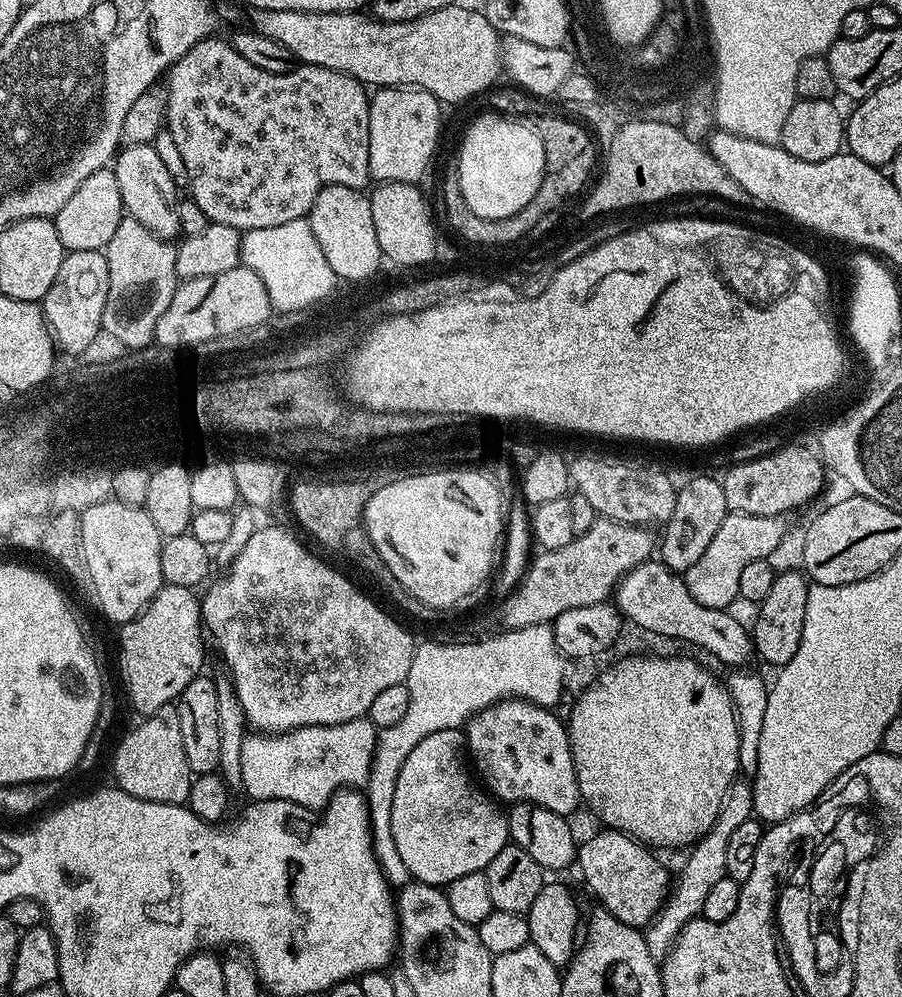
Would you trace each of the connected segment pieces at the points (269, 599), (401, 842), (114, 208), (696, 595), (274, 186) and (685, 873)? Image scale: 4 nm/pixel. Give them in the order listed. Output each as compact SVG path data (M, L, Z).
M257 527L242 552L232 560L231 564L227 565L225 572L228 572L225 576L218 577L216 581L213 579L207 585L208 593L203 593L200 602L200 618L210 637L211 647L212 644L216 647L217 654L224 659L224 664L228 667L226 675L232 680L247 723L257 733L279 734L306 726L332 726L350 722L359 716L367 716L370 702L374 702L374 697L380 691L407 681L410 674L410 662L414 658L416 649L411 634L390 613L383 612L366 593L359 592L342 573L335 572L326 561L319 560L312 552L307 552L286 529Z
M451 728L426 734L402 762L390 805L390 831L409 877L421 884L446 886L454 878L488 869L498 850L510 843L508 818L499 807L470 771L463 731Z
M105 166L94 170L94 174L90 174L90 178L86 178L86 182L82 182L82 186L70 194L70 199L62 205L62 210L56 212L54 219L62 246L67 251L77 252L103 250L125 215L122 193L118 191L118 178L111 167Z
M729 511L722 526L718 526L718 534L714 534L710 546L706 546L702 558L698 558L698 562L694 562L694 566L683 573L694 602L702 602L702 606L711 608L731 609L731 604L737 603L740 595L738 581L742 569L749 562L767 560L773 555L771 552L784 540L784 523L786 520L783 516L759 516Z
M209 38L190 46L190 50L186 50L186 54L182 54L182 58L172 64L162 80L162 85L164 84L163 123L166 125L167 132L173 135L174 143L182 156L183 165L186 166L186 174L189 176L186 188L190 193L190 199L198 202L198 210L206 214L209 222L222 226L234 226L241 234L250 230L266 230L270 226L282 226L282 222L305 219L312 208L314 198L326 186L333 184L361 190L369 187L370 110L368 102L370 96L365 85L355 80L353 76L347 76L338 70L326 70L322 66L309 64L300 64L286 74L278 74L278 78L272 78L272 74L266 70L258 70L254 62L246 62L246 58L242 58L242 54L238 54L238 50L234 50L234 46L227 39L216 39Z
M737 778L728 787L728 793L724 799L724 804L720 807L718 818L714 826L705 836L696 841L694 847L687 853L688 861L684 864L684 869L680 872L680 877L675 877L671 885L668 899L660 907L660 913L653 918L644 932L646 946L650 954L656 961L663 961L668 955L672 943L676 941L676 936L691 920L697 919L702 910L702 902L706 902L706 894L718 883L718 878L722 878L726 870L726 846L730 842L730 833L742 826L742 822L753 819L752 811L752 785L747 779Z

